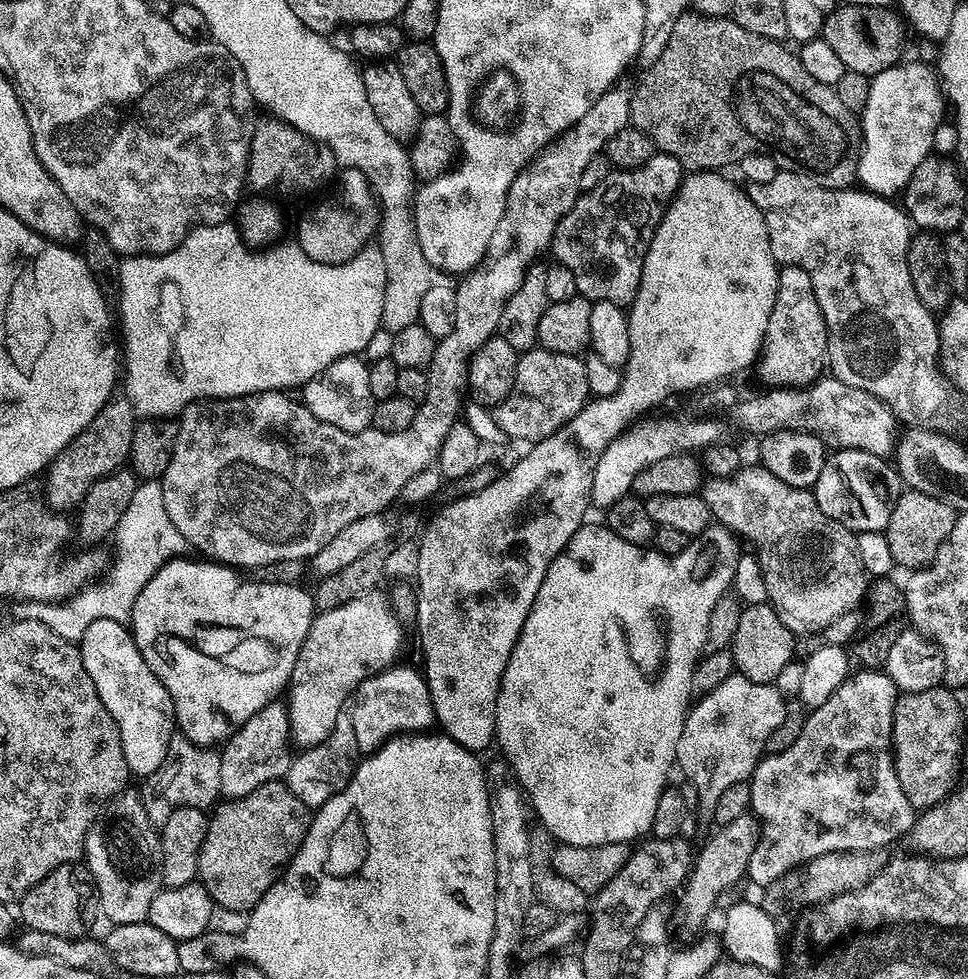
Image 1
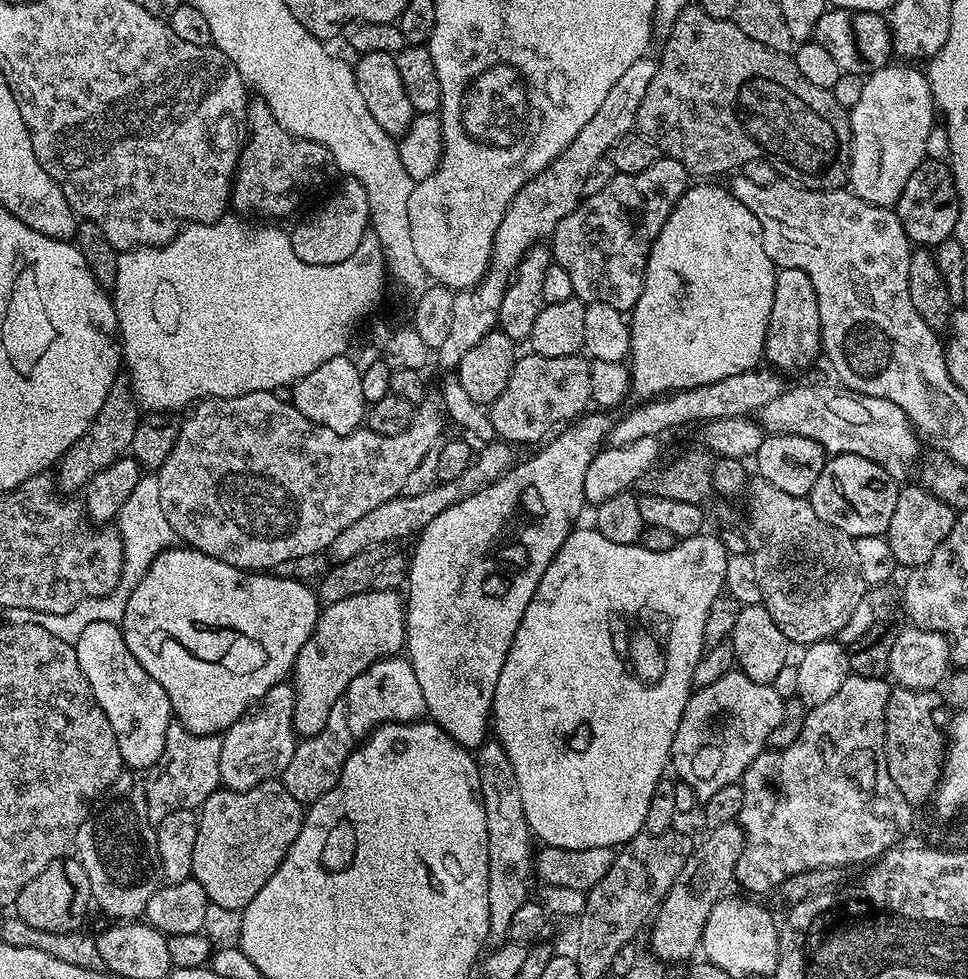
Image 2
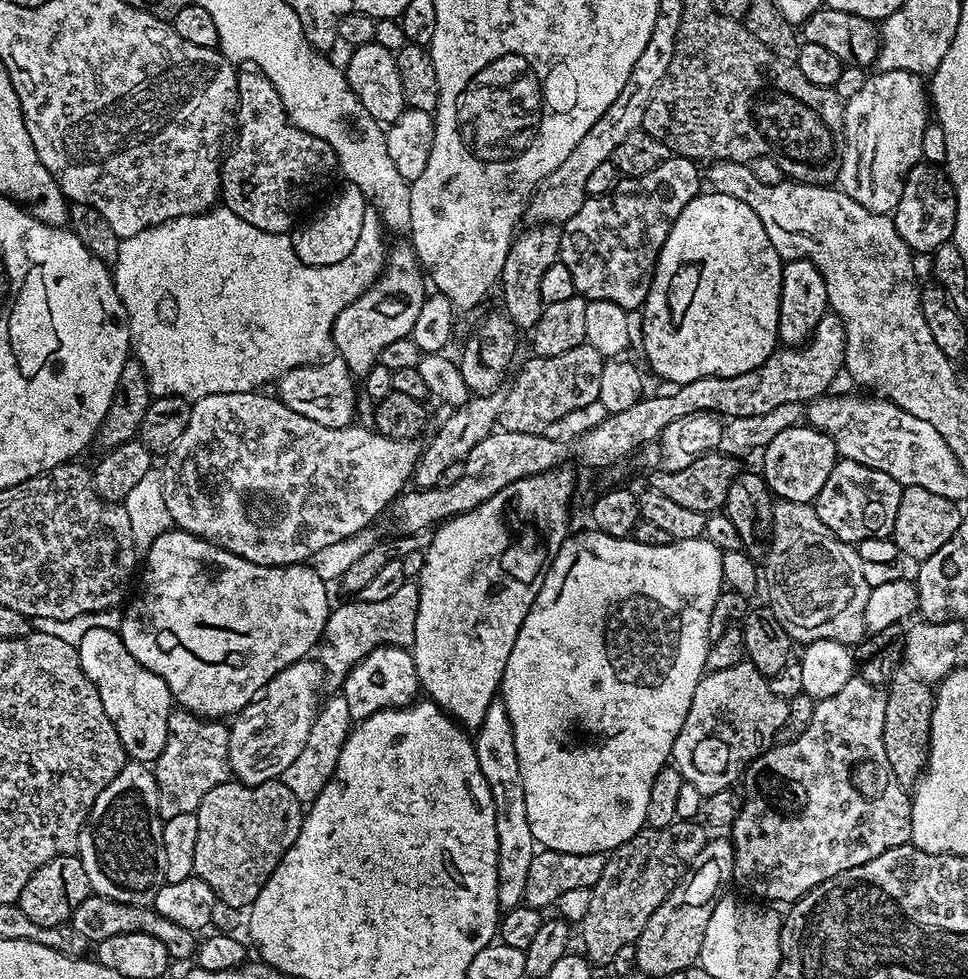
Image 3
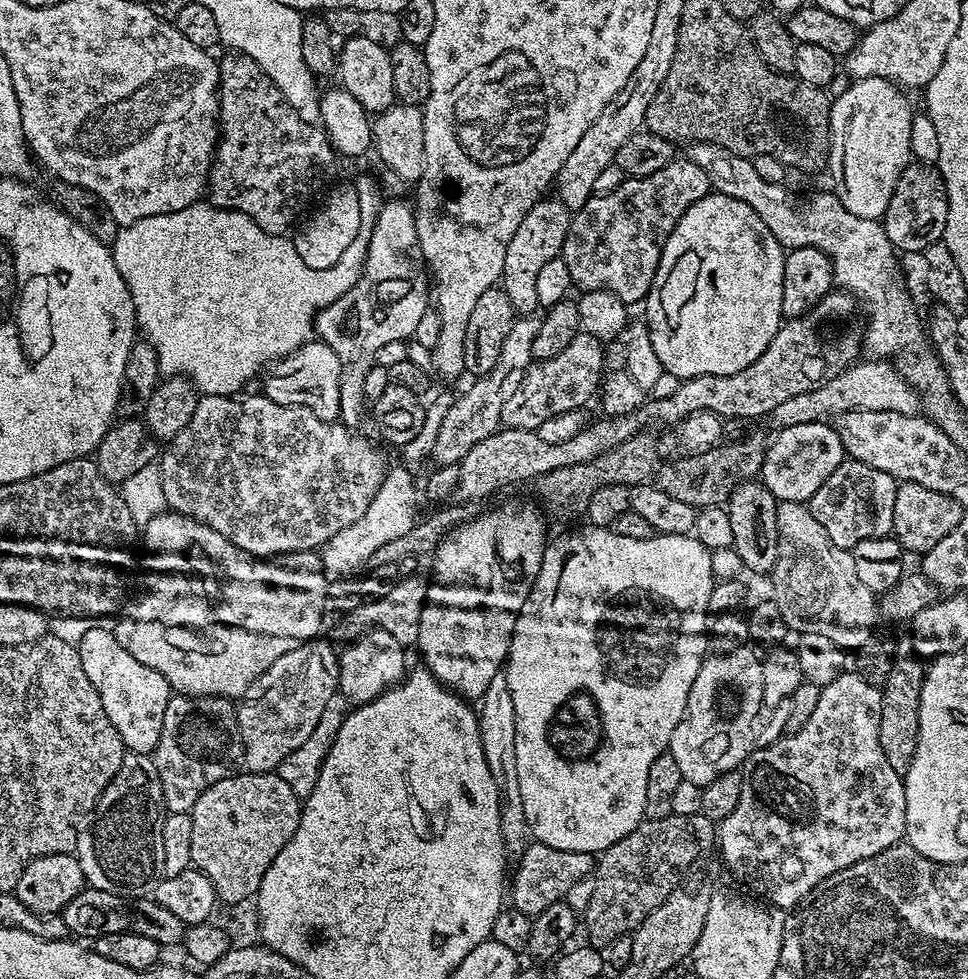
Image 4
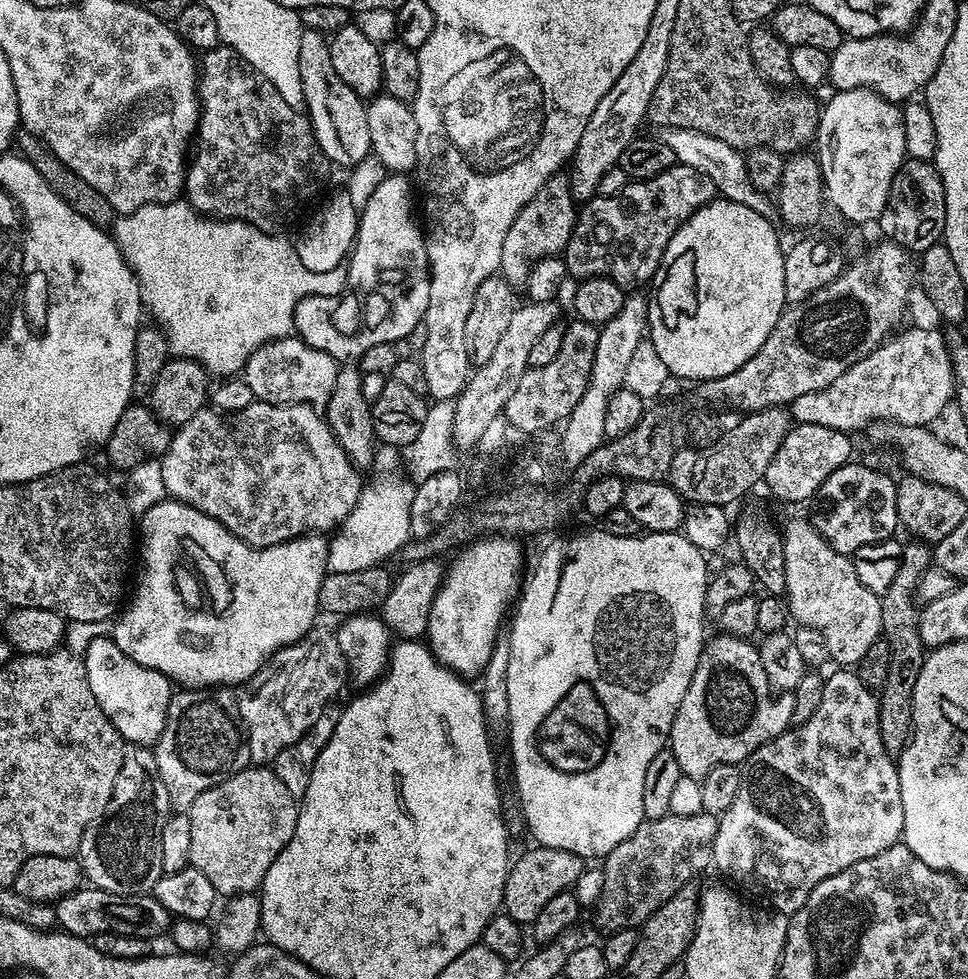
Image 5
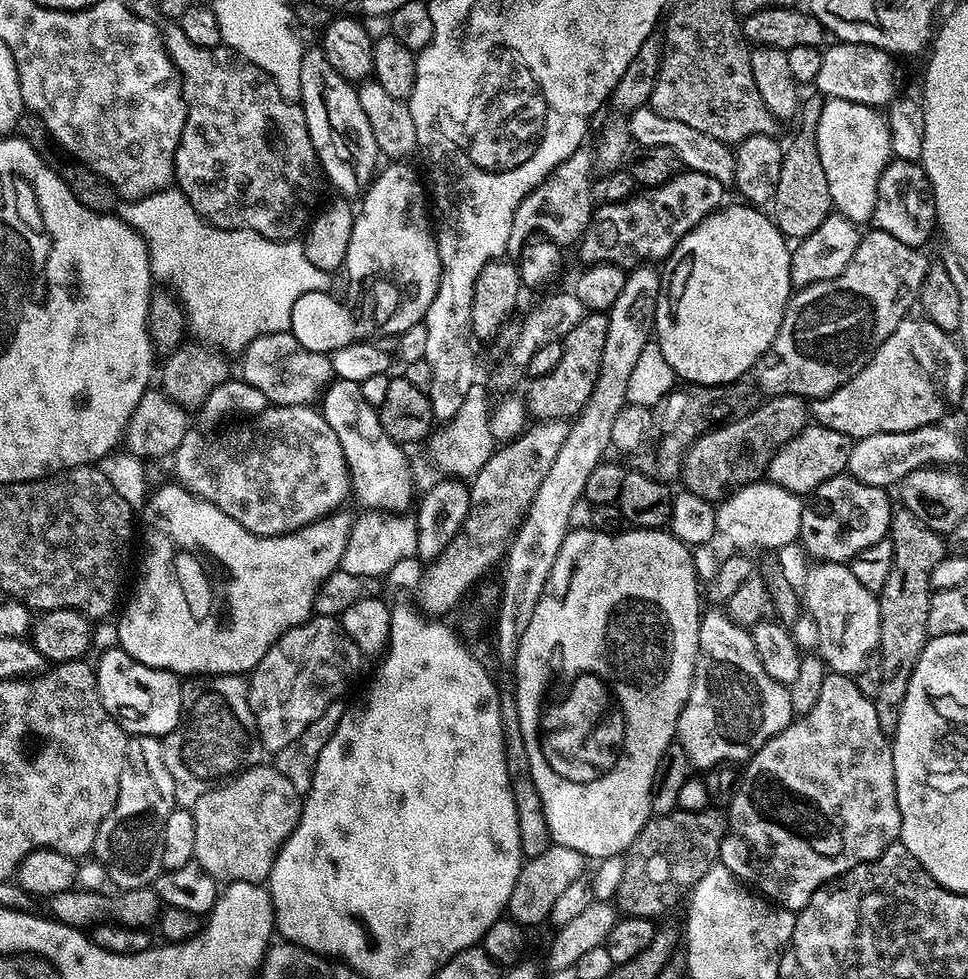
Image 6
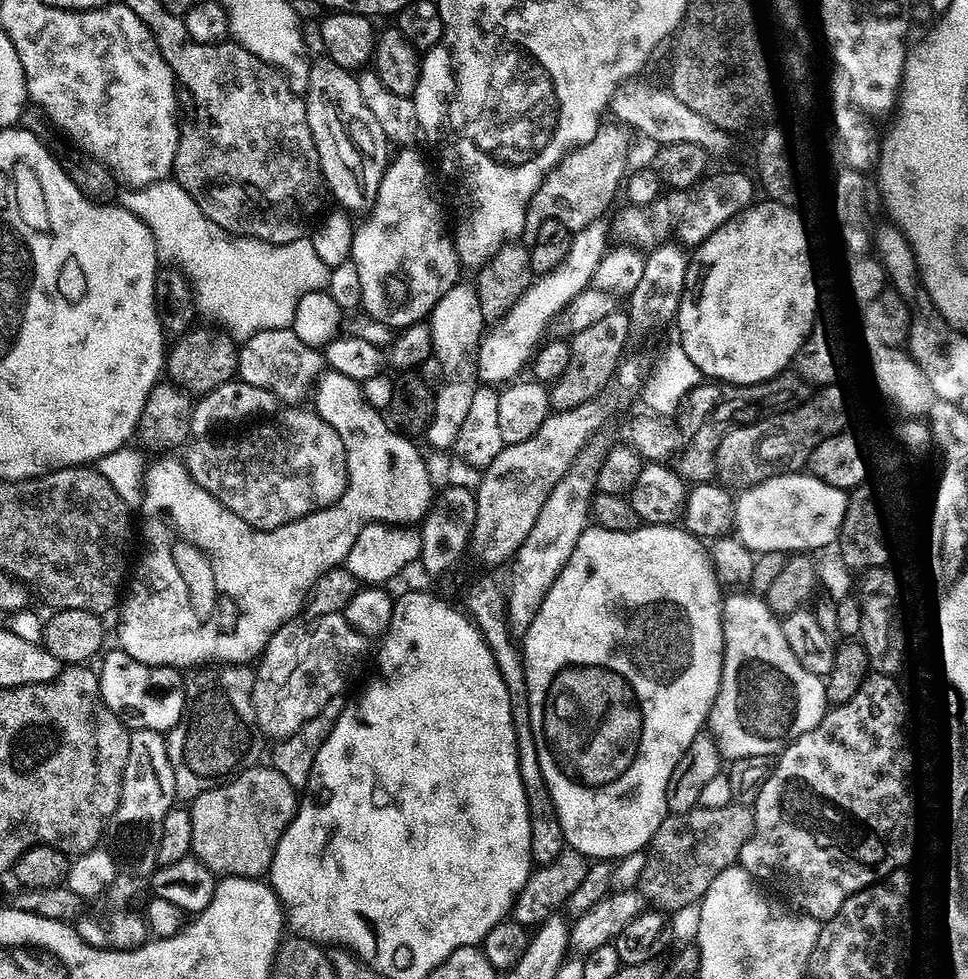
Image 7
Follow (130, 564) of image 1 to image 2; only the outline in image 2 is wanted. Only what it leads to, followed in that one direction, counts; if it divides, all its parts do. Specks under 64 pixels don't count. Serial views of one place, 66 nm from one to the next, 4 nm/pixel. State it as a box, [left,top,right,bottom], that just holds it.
[10,474,178,641]

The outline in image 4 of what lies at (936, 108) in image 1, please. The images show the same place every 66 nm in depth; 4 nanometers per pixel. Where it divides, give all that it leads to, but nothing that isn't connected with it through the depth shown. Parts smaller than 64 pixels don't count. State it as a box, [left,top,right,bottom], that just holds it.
[828,78,916,220]

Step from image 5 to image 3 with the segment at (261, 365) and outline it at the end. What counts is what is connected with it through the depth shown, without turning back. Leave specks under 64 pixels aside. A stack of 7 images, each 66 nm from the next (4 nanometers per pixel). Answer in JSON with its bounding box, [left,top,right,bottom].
[278,354,358,428]

